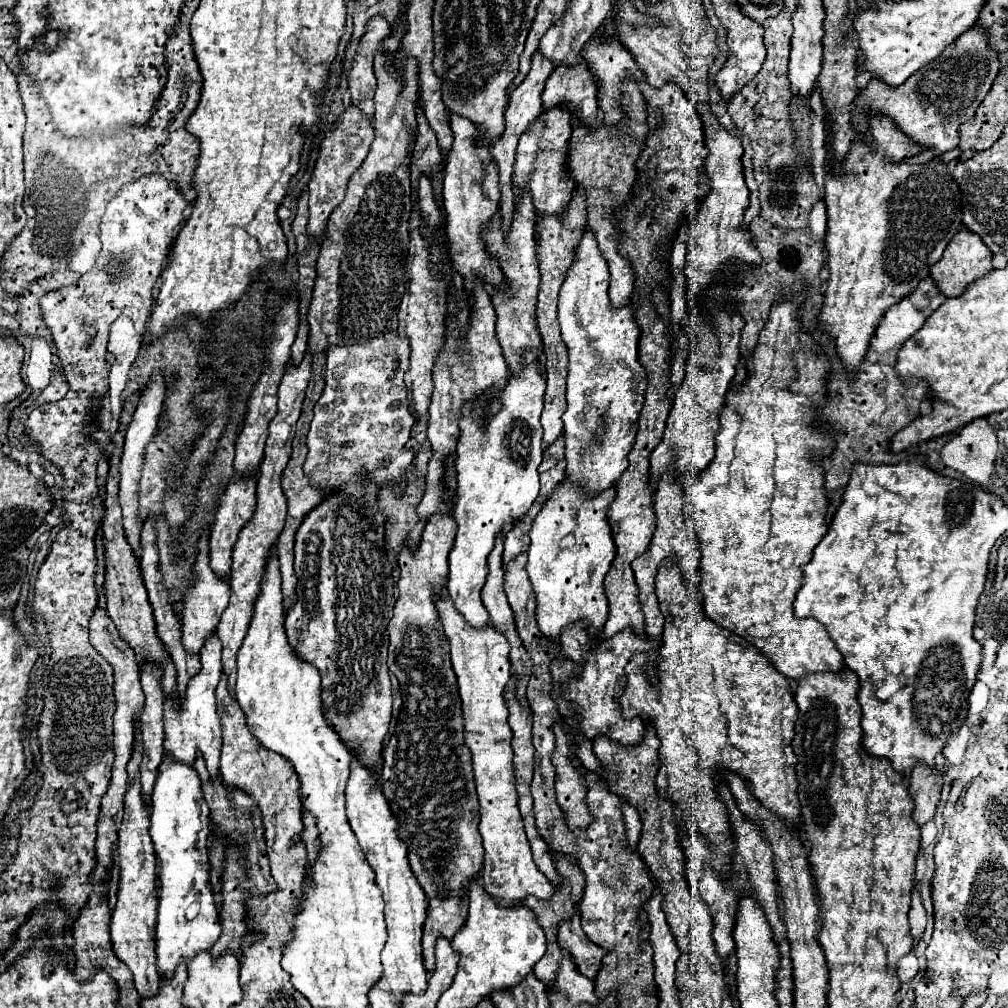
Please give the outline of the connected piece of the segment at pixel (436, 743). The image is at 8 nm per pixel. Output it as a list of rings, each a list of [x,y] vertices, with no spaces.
[[[439,513],[427,521],[427,527],[421,535],[417,551],[403,547],[397,555],[397,563],[401,569],[401,577],[397,581],[399,599],[393,609],[393,617],[389,621],[389,659],[387,667],[401,685],[403,707],[395,725],[395,731],[389,743],[383,749],[383,771],[381,783],[385,797],[389,799],[391,811],[399,823],[399,835],[409,847],[409,863],[413,873],[417,875],[425,895],[429,897],[427,921],[423,927],[423,957],[425,969],[433,973],[435,969],[435,943],[439,937],[453,939],[453,935],[465,925],[467,907],[469,907],[469,883],[479,877],[483,867],[483,847],[481,835],[477,831],[479,819],[479,803],[471,767],[471,751],[465,745],[463,735],[463,711],[461,699],[457,691],[457,677],[449,659],[449,639],[439,621],[439,613],[433,603],[433,585],[443,585],[447,577],[447,555],[453,547],[457,523],[453,513]]]

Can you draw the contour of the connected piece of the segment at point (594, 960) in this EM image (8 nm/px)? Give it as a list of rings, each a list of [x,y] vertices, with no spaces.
[[[579,913],[571,921],[561,923],[557,935],[559,935],[559,947],[565,953],[573,955],[573,961],[575,961],[575,967],[579,969],[579,973],[583,973],[587,979],[593,981],[601,967],[601,957],[604,957],[606,951],[593,945],[587,939],[587,935],[583,933],[581,923],[579,923]]]

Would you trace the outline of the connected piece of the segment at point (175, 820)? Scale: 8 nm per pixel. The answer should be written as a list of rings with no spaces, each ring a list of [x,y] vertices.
[[[163,755],[155,789],[151,793],[151,839],[161,861],[159,917],[157,917],[157,971],[161,979],[173,979],[181,961],[201,951],[211,951],[221,935],[213,893],[209,891],[207,841],[211,833],[209,807],[203,799],[201,779],[191,765]]]

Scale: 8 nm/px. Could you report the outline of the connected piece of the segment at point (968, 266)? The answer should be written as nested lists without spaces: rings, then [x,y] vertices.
[[[963,227],[951,241],[949,247],[945,249],[943,257],[931,267],[931,277],[935,279],[939,291],[945,297],[957,297],[961,293],[965,293],[965,287],[977,279],[981,279],[983,275],[987,275],[989,271],[993,271],[991,265],[991,257],[993,253],[989,253],[989,249],[985,247],[985,243],[981,243],[979,235],[973,235],[973,231],[969,231],[967,227]]]

